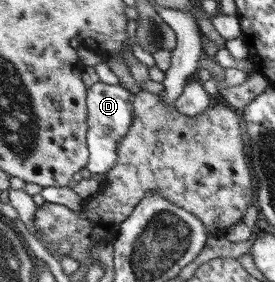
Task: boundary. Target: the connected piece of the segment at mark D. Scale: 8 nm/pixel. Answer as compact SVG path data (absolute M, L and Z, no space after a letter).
M99 82L91 85L86 91L88 111L86 142L89 150L89 161L85 168L91 174L106 174L118 160L118 143L129 131L133 123L133 103L135 95L121 85L108 85Z

